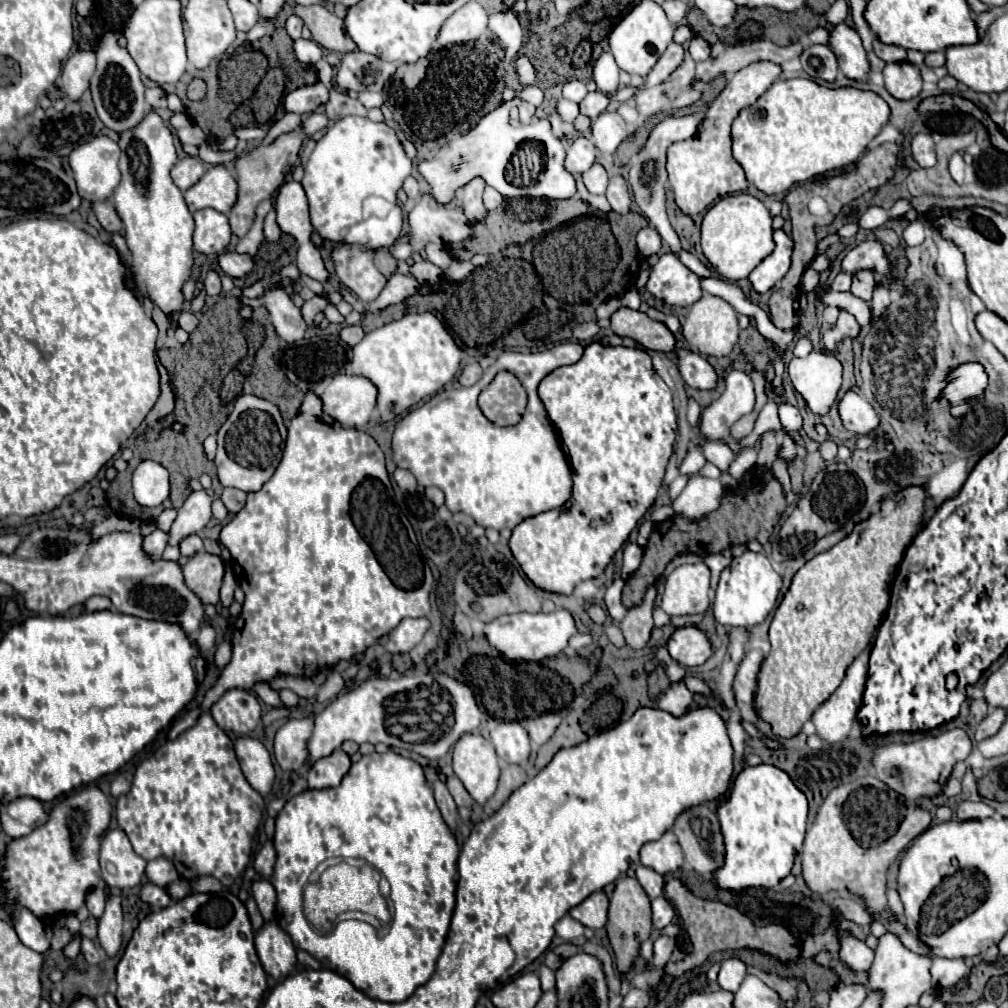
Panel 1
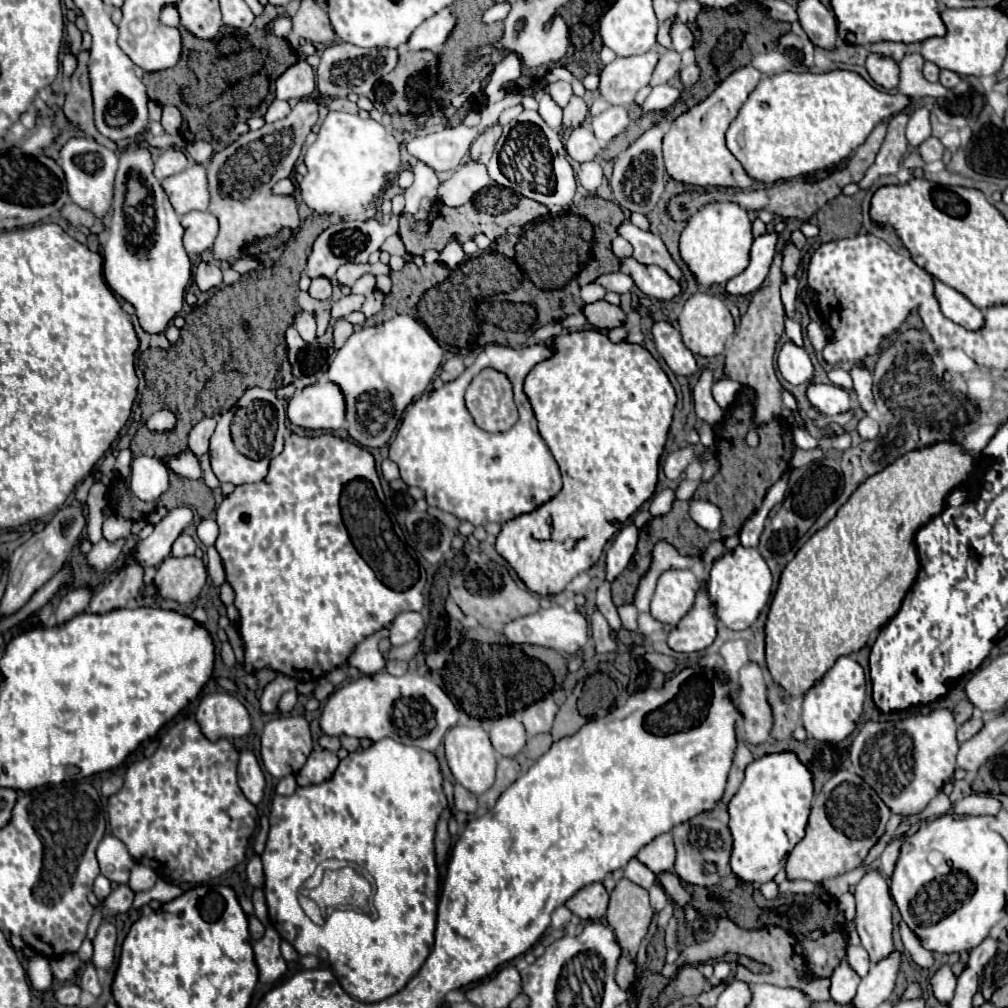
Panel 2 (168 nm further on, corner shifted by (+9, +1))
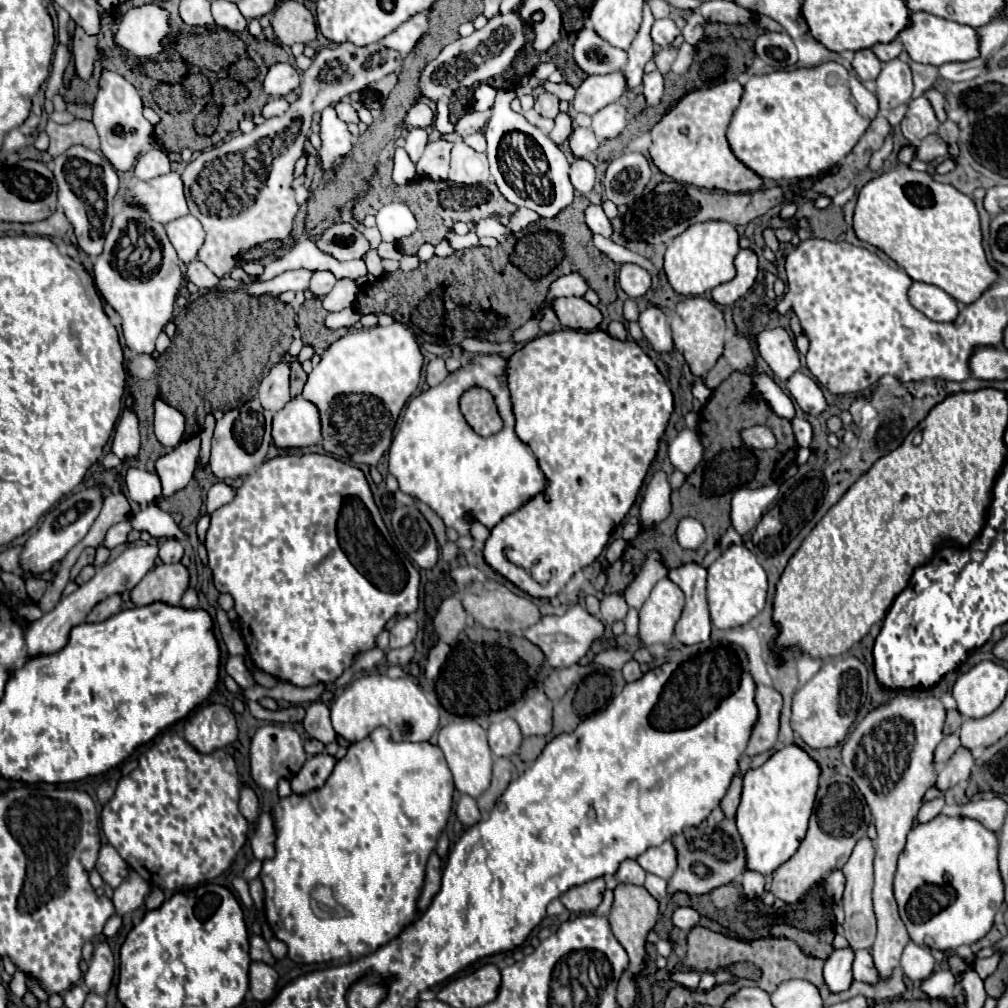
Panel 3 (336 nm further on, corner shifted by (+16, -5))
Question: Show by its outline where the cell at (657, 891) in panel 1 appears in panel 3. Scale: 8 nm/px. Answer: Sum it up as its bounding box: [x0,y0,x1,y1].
[616,860,646,886]

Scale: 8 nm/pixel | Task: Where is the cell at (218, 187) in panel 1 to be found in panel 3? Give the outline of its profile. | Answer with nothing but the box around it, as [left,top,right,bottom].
[130,172,190,224]

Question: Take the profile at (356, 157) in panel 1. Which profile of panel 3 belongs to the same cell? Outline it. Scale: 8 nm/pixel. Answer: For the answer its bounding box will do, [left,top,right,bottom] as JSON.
[318,106,354,182]

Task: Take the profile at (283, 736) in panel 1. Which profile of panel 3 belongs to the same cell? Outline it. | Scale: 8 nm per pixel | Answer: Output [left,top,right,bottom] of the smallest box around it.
[250,724,306,790]

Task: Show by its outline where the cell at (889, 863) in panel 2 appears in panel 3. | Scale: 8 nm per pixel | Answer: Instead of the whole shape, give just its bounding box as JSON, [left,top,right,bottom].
[842,692,946,982]

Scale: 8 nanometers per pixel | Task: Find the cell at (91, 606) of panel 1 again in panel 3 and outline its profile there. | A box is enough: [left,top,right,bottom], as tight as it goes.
[86,594,122,622]

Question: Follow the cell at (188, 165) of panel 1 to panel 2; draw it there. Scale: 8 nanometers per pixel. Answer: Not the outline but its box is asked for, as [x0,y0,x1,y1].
[153,148,187,180]

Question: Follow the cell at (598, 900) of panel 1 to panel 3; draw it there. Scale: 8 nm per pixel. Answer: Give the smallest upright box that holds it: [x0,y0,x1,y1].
[560,878,604,914]

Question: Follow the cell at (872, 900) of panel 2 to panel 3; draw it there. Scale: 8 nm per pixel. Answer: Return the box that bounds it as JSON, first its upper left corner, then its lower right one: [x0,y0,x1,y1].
[842,838,876,950]

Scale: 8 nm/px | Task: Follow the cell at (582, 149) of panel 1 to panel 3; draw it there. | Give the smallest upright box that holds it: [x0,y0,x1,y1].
[568,128,598,158]

